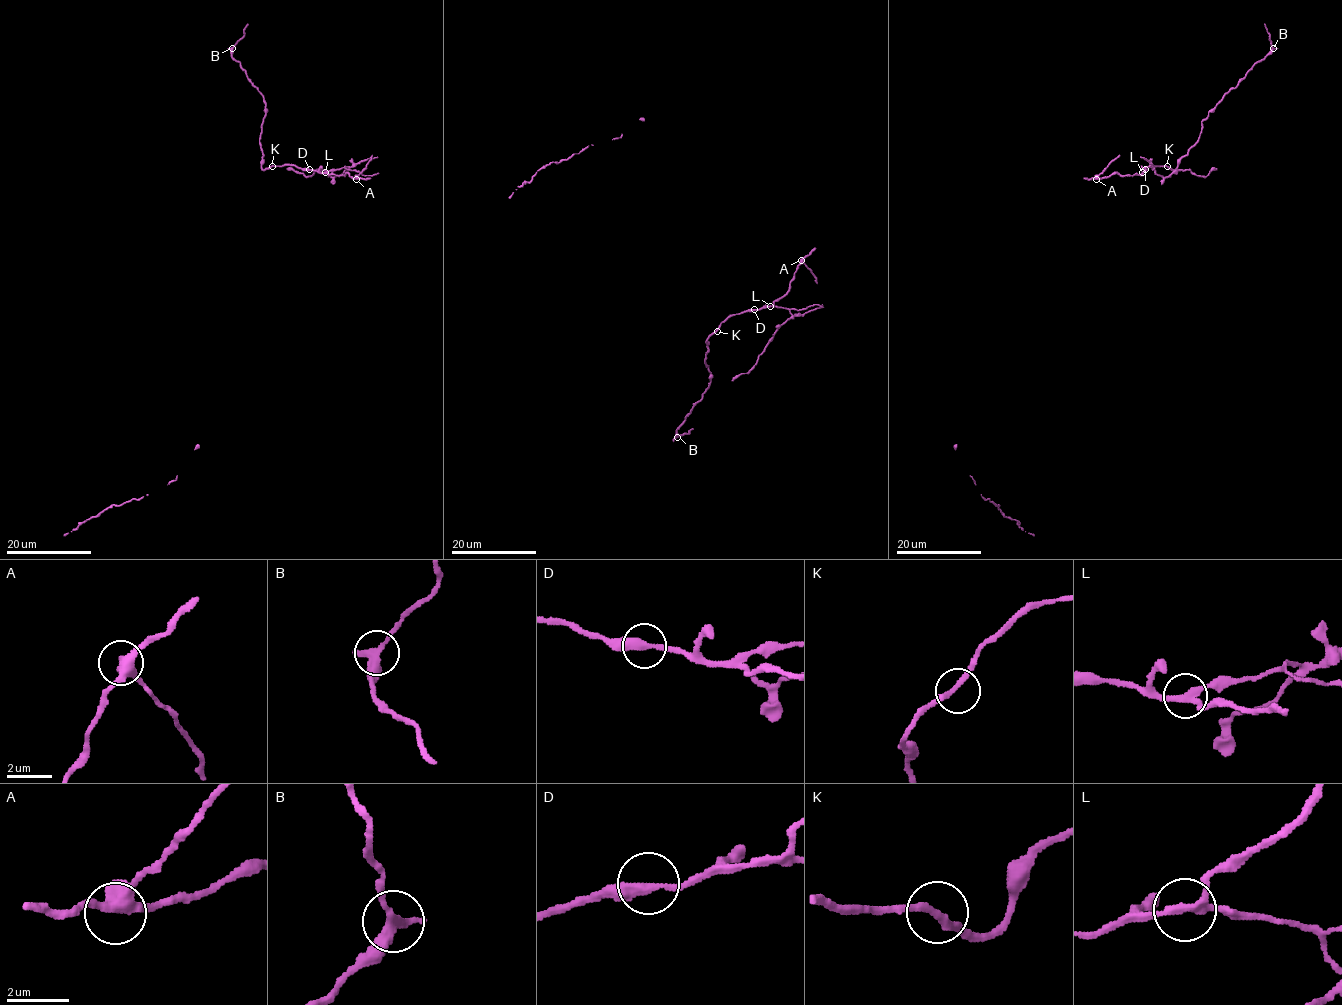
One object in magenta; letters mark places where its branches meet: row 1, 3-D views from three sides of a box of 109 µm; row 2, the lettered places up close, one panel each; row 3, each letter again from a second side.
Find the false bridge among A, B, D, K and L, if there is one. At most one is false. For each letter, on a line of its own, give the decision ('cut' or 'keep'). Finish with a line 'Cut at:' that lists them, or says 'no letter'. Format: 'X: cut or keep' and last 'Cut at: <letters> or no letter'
A: keep
B: keep
D: keep
K: keep
L: cut
Cut at: L

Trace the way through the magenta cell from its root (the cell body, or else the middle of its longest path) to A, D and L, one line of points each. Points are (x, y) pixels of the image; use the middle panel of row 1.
A: (715, 330), (732, 314), (770, 307), (789, 289), (801, 260)
D: (715, 330), (732, 314), (754, 309)
L: (715, 330), (732, 314), (771, 306)

